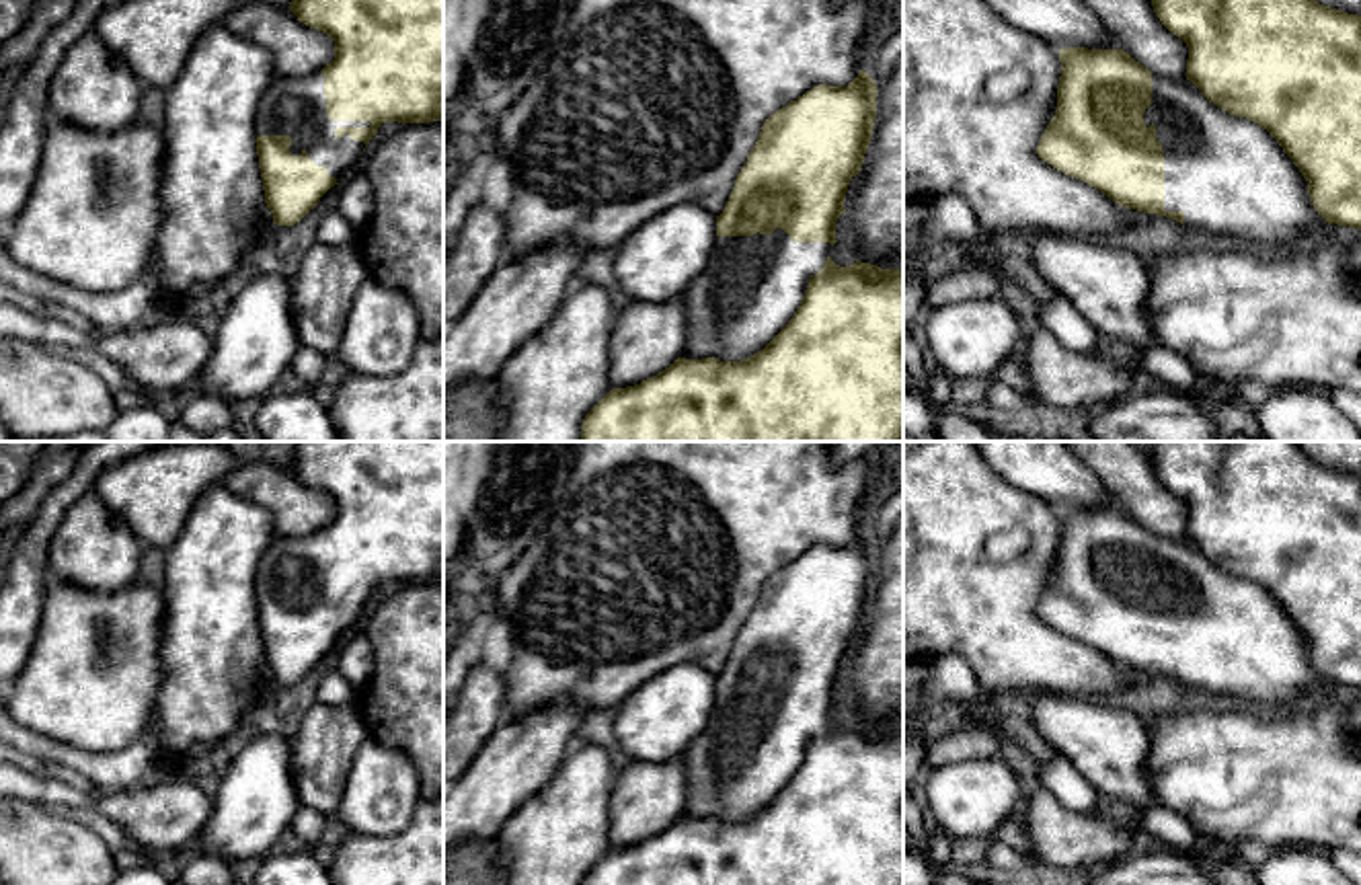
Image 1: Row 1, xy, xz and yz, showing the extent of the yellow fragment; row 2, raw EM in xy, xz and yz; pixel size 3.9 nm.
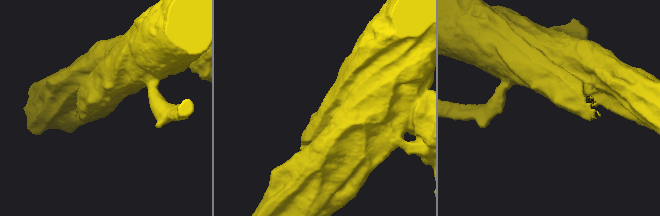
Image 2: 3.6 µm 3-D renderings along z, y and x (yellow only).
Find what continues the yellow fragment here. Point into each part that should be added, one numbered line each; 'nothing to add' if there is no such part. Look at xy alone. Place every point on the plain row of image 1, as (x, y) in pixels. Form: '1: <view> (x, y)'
1: xy (296, 567)

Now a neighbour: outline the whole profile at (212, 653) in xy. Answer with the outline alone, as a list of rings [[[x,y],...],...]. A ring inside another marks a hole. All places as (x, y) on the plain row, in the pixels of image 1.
[[[213,485],[199,495],[179,538],[166,550],[160,583],[164,595],[162,678],[154,694],[150,721],[150,733],[164,756],[183,760],[197,743],[226,743],[267,692],[261,680],[267,663],[257,616],[257,569],[275,538],[273,513],[267,507],[238,497],[224,485]]]

